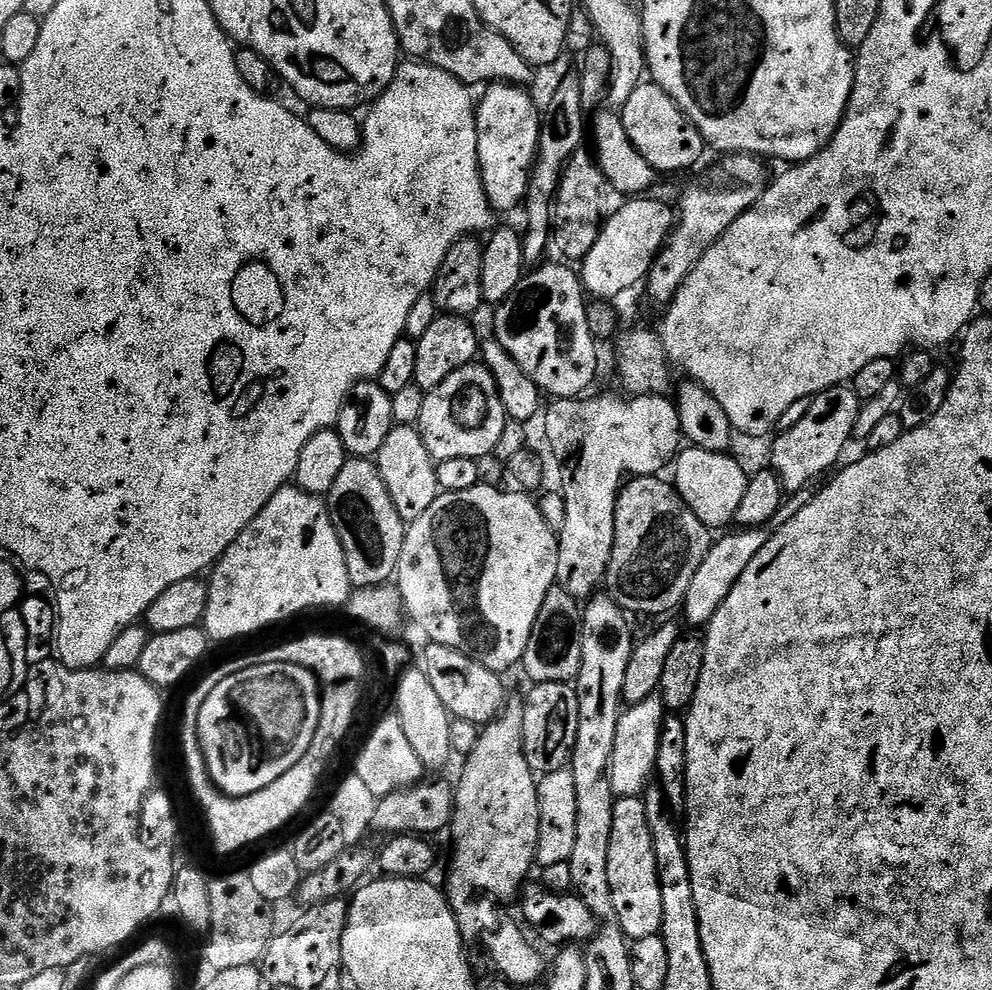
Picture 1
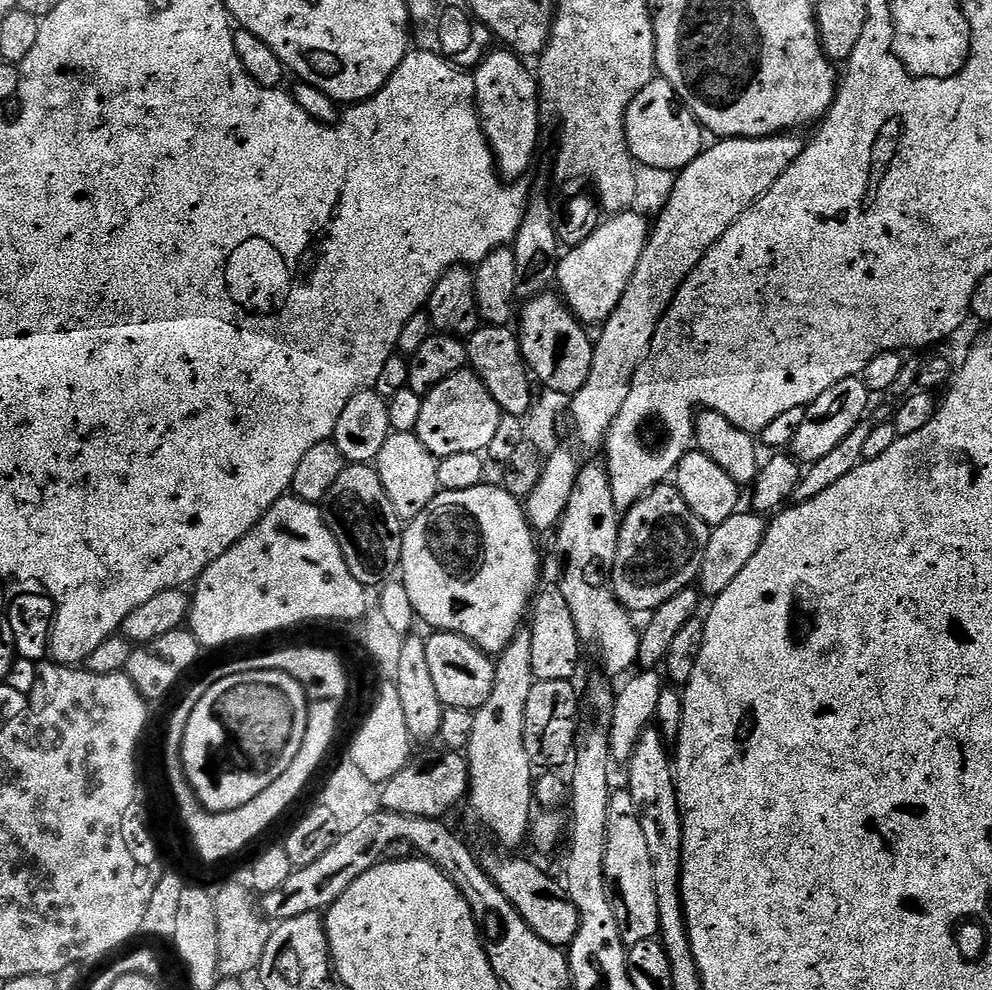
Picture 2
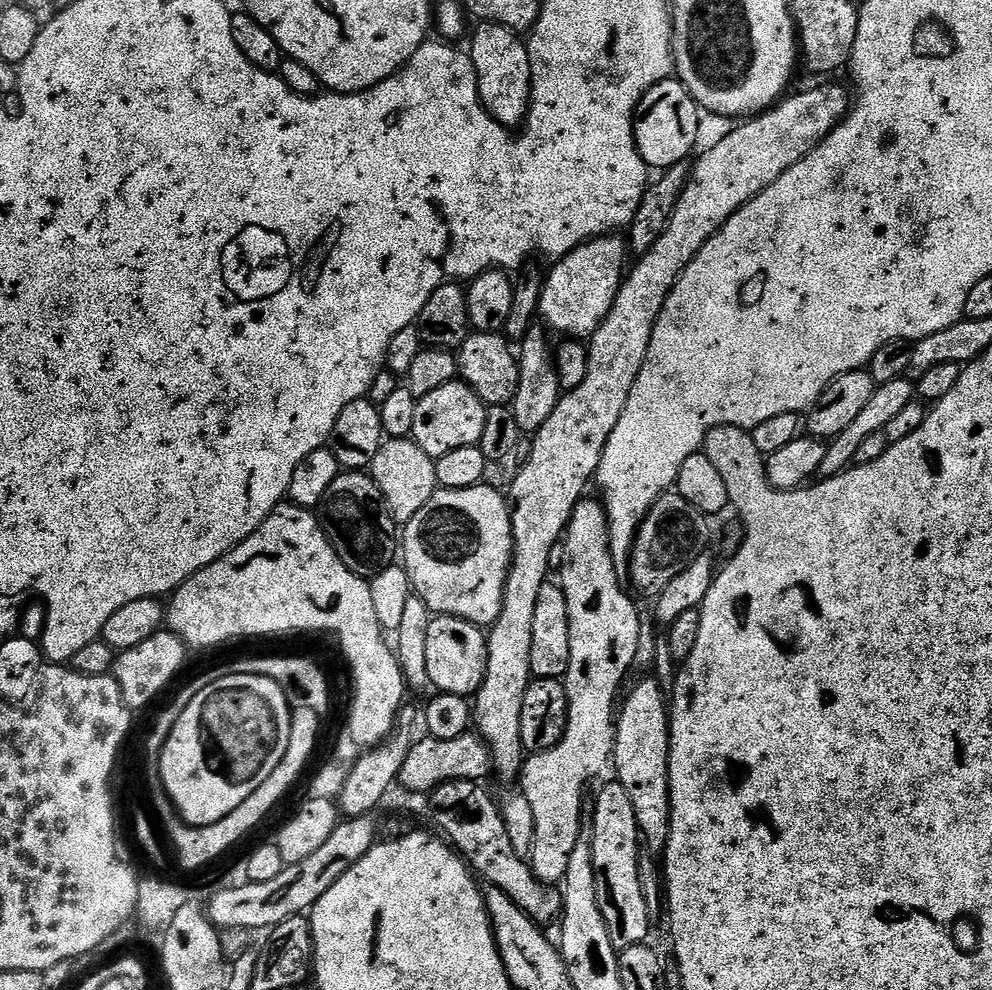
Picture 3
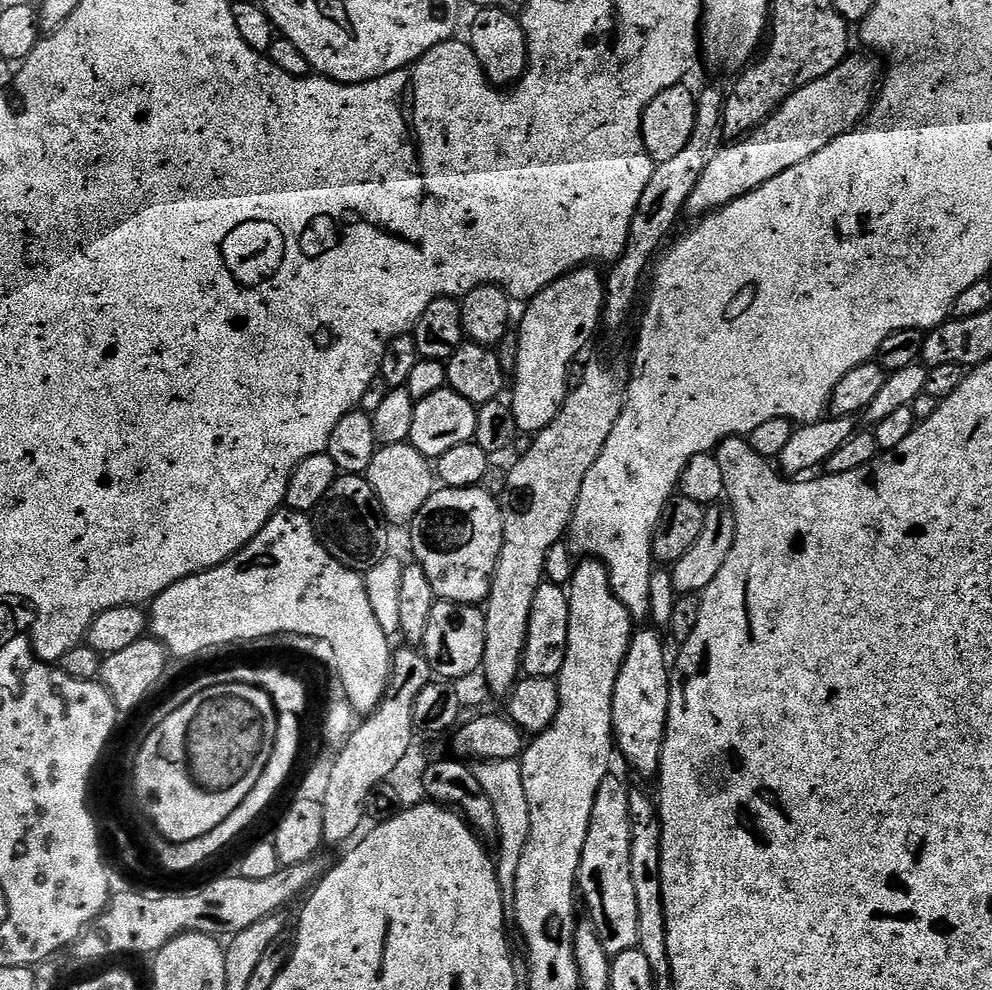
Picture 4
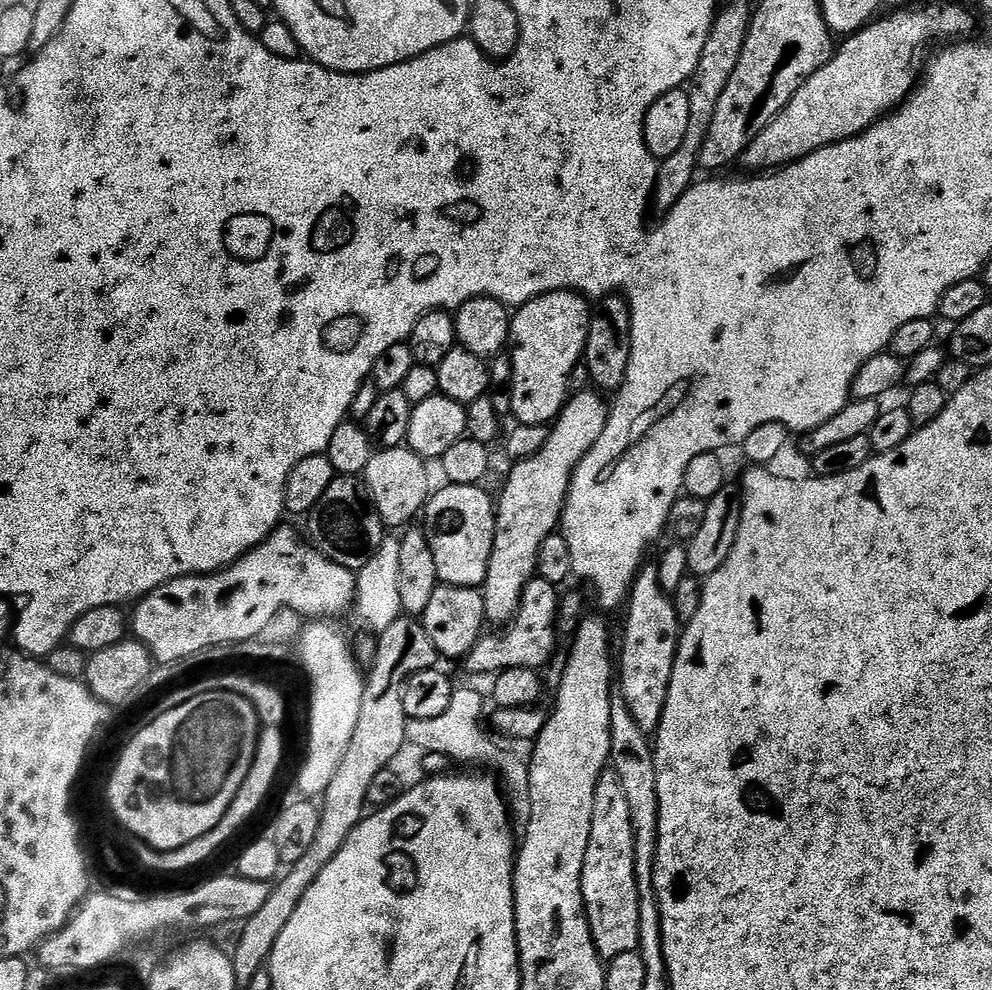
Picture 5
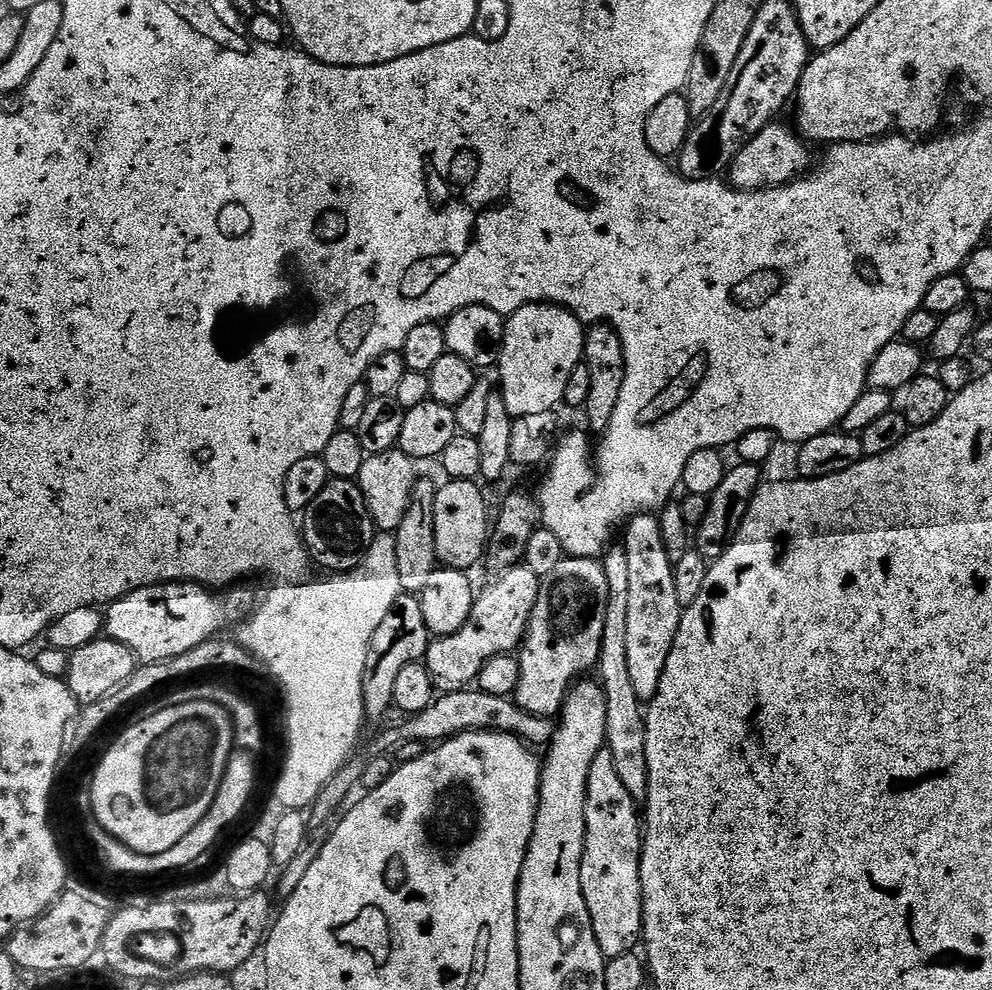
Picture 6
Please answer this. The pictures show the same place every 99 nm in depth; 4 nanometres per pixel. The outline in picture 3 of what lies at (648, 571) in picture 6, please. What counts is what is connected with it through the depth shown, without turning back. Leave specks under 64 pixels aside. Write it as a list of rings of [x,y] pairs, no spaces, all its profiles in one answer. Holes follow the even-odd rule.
[[[655,678],[640,680],[623,697],[616,716],[616,745],[612,751],[615,779],[626,786],[634,814],[638,818],[642,844],[649,853],[663,853],[670,838],[670,774],[668,751],[670,750],[670,704],[666,693]]]

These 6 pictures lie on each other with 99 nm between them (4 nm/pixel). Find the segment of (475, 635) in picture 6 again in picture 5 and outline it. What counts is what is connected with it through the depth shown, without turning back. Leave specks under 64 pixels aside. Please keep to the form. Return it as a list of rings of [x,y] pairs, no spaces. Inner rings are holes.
[[[541,578],[532,579],[522,594],[522,600],[510,624],[503,630],[496,630],[493,636],[481,635],[479,642],[472,647],[472,652],[463,661],[462,667],[476,676],[491,677],[497,672],[503,672],[506,668],[534,668],[544,670],[544,667],[552,660],[556,652],[556,624],[560,620],[560,601],[562,599],[557,585]]]

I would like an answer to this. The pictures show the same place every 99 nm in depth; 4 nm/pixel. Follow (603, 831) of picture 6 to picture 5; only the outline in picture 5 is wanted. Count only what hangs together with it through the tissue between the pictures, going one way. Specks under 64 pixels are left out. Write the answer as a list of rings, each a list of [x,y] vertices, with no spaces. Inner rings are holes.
[[[605,770],[600,775],[598,778],[598,787],[594,789],[594,818],[590,822],[590,842],[586,846],[586,858],[582,866],[582,898],[584,899],[584,909],[588,915],[588,925],[594,938],[594,946],[601,960],[607,962],[618,958],[618,954],[630,954],[639,949],[638,906],[640,905],[640,899],[638,898],[638,882],[634,874],[634,830],[630,826],[630,805],[626,803],[626,794],[622,790],[621,784],[618,783],[618,774],[614,774],[611,770]]]

